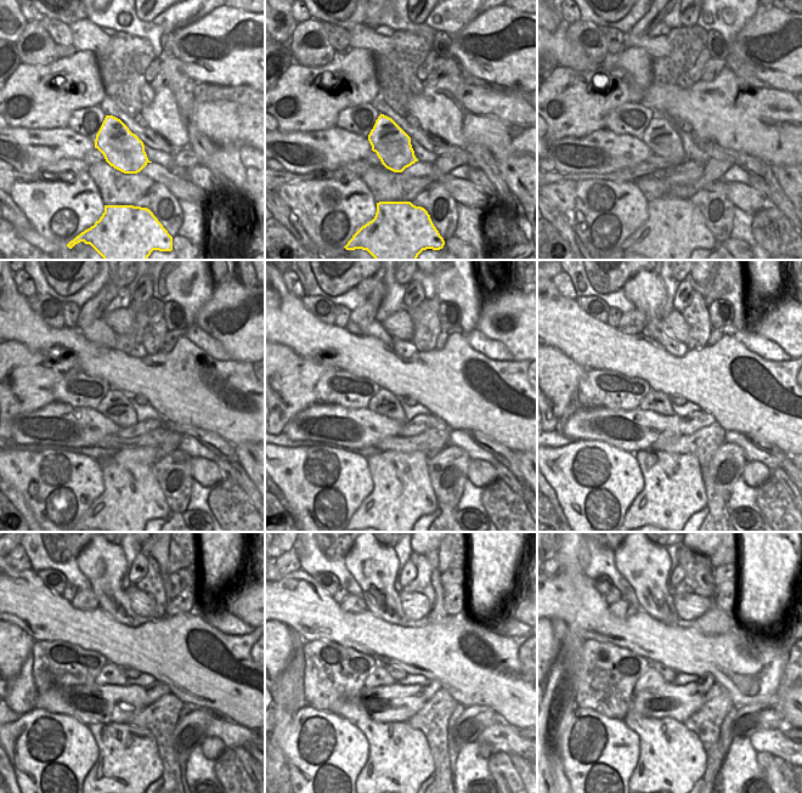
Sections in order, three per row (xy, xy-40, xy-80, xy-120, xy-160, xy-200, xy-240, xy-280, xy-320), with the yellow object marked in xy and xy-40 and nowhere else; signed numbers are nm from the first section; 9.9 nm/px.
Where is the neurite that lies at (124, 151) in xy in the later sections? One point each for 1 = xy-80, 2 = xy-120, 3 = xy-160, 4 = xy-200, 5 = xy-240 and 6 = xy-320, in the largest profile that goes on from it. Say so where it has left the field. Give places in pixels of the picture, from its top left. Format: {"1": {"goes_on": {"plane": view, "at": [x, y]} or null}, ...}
{"1": {"goes_on": {"plane": "xy-80", "at": [660, 136]}}, "2": {"goes_on": {"plane": "xy-120", "at": [114, 406]}}, "3": {"goes_on": {"plane": "xy-160", "at": [385, 403]}}, "4": {"goes_on": {"plane": "xy-200", "at": [656, 401]}}, "5": {"goes_on": {"plane": "xy-240", "at": [111, 673]}}, "6": {"goes_on": {"plane": "xy-320", "at": [651, 679]}}}

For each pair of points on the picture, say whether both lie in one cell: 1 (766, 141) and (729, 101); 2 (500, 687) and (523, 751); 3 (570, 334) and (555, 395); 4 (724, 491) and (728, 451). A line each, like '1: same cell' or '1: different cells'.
1: same cell
2: different cells
3: different cells
4: same cell

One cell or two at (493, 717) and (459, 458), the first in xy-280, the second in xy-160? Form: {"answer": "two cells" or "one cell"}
{"answer": "one cell"}

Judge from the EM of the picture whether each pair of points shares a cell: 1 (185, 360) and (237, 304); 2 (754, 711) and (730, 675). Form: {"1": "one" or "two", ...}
{"1": "two", "2": "two"}

